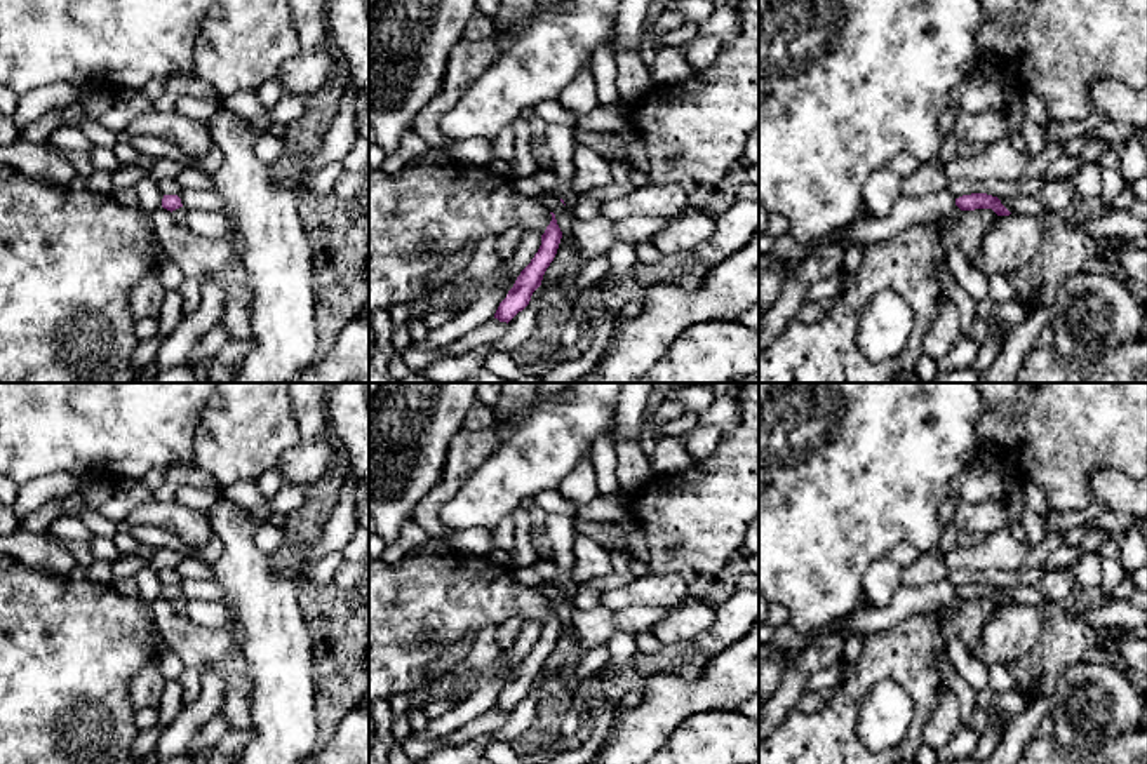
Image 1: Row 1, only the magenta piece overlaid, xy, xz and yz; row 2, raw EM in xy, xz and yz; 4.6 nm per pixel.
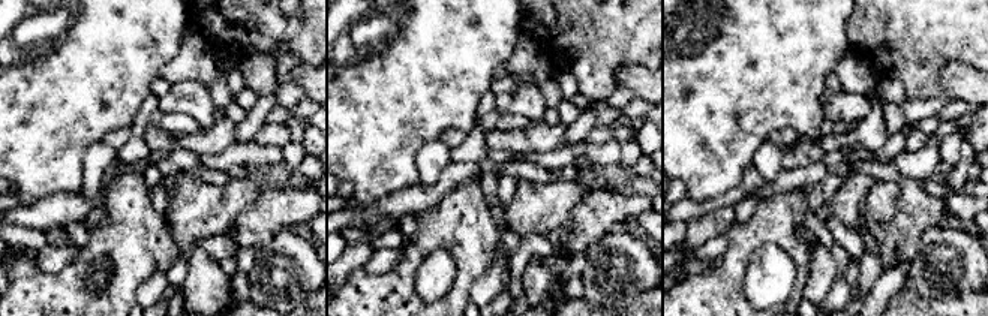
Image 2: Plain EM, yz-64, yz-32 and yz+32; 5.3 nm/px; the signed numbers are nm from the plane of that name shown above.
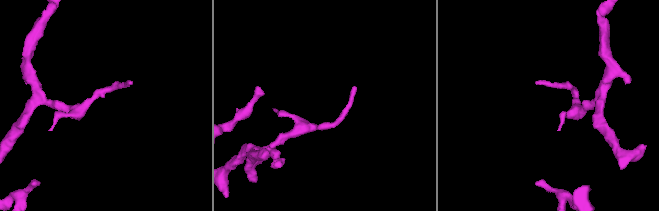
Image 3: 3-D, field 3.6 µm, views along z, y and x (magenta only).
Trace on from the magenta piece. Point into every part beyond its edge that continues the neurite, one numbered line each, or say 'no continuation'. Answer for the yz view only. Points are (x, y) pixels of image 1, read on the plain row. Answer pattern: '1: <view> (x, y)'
no continuation

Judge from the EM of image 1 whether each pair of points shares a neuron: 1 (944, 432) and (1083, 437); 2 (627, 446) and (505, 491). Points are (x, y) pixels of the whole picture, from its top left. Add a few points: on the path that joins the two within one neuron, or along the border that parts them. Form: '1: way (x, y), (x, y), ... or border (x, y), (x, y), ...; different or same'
1: border (982, 401), (982, 411), (977, 420), (979, 442); different
2: border (613, 418), (608, 432); different

